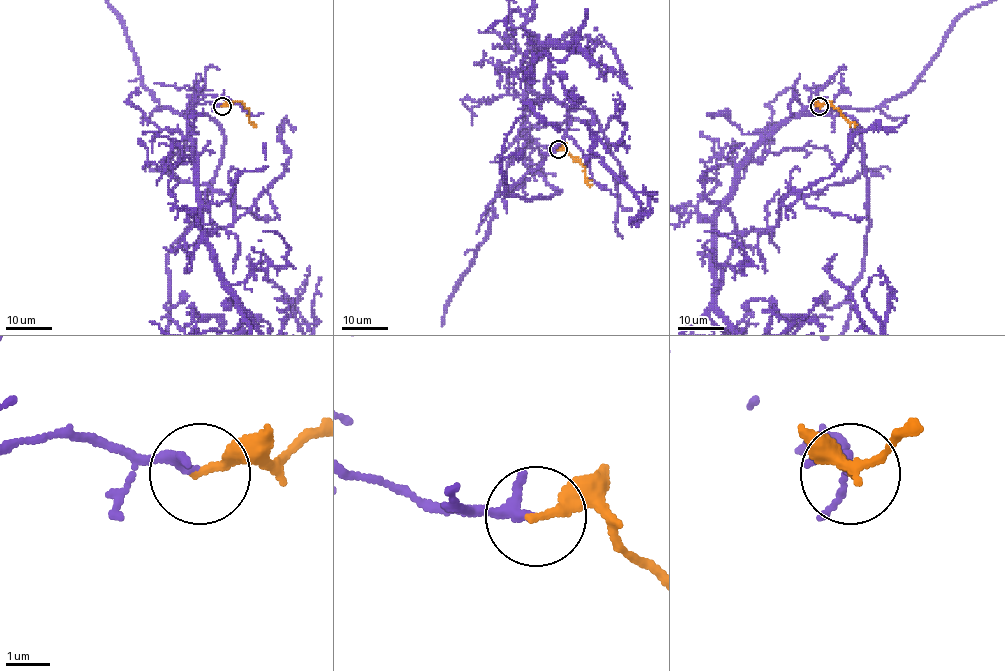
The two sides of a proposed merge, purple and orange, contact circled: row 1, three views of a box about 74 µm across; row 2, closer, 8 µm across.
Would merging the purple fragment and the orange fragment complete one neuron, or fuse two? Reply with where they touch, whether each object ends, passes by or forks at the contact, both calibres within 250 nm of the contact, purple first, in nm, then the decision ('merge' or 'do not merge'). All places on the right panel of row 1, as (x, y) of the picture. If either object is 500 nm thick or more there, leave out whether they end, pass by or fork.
place (819, 106); purple passes by; orange ends; calibres 190 and 200 nm; merge

